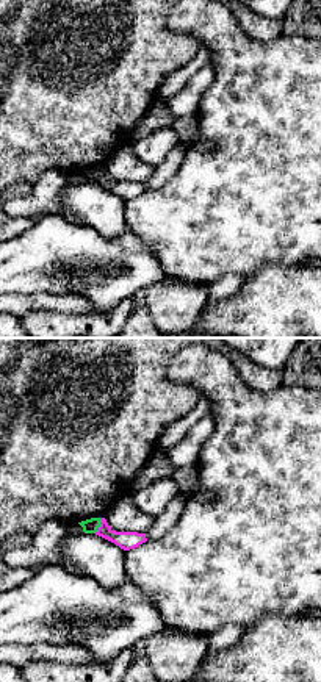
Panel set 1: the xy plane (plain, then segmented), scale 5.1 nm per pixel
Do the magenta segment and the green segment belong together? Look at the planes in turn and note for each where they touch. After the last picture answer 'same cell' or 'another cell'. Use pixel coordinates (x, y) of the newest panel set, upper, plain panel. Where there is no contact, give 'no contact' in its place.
contact (100, 175)

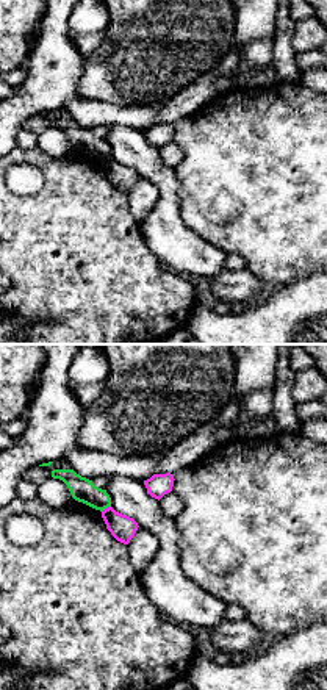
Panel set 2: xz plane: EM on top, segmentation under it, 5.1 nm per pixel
contact (105, 158)

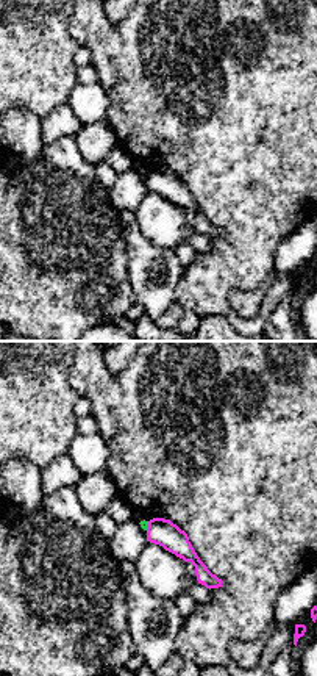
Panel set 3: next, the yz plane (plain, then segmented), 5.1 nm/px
contact (149, 176)

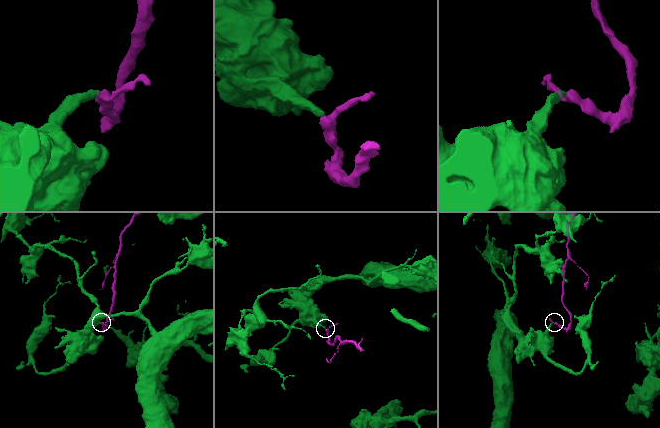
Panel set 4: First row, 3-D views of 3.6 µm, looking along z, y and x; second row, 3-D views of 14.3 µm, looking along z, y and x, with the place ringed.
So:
another cell

